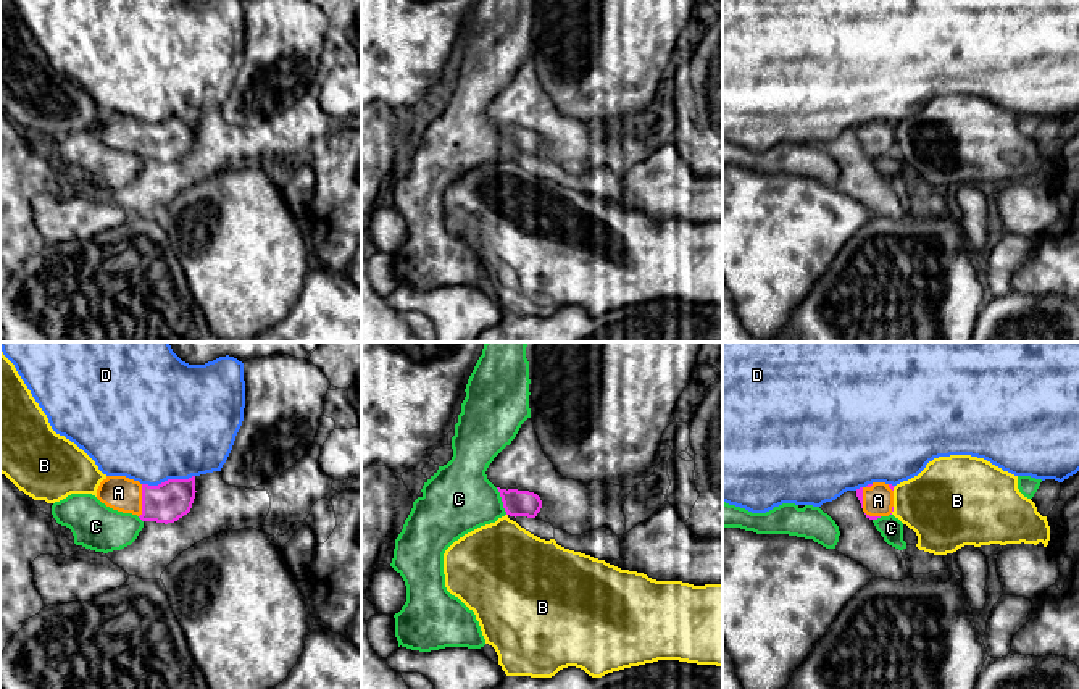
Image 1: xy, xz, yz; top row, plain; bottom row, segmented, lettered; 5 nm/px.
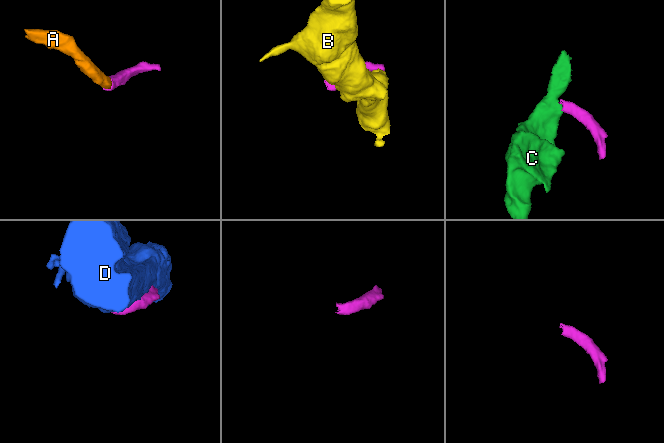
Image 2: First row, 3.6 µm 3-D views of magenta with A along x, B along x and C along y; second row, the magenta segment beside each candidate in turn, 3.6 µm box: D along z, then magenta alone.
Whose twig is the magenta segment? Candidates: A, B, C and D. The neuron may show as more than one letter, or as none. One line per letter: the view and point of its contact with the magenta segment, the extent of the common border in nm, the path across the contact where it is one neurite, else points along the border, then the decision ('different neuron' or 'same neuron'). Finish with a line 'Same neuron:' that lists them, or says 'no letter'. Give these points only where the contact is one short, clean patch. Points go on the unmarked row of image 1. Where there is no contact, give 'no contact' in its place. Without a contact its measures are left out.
A: meets magenta in xy at (142, 139); contact 170 nm long; runs through xy (170, 139), (142, 139), (118, 131); same neuron
B: meets magenta in yz at (892, 149); contact 40 nm long; different neuron
C: meets magenta in xz at (502, 139); contact 150 nm long; border along xz (495, 126), (507, 152); different neuron
D: meets magenta in xy at (168, 118); contact 260 nm long; different neuron
Same neuron: A

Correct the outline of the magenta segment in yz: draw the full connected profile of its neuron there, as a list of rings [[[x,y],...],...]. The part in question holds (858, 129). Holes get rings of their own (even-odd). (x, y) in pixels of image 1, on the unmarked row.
[[[873,121],[866,126],[856,127],[856,136],[861,147],[869,158],[889,155],[894,150],[894,126],[885,121]]]

